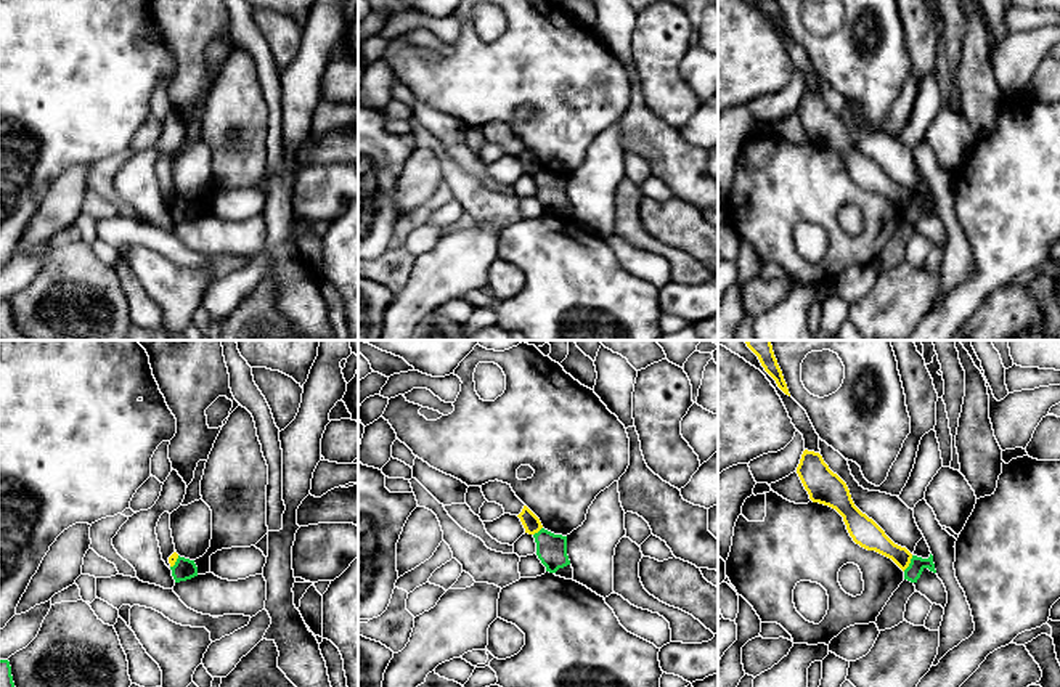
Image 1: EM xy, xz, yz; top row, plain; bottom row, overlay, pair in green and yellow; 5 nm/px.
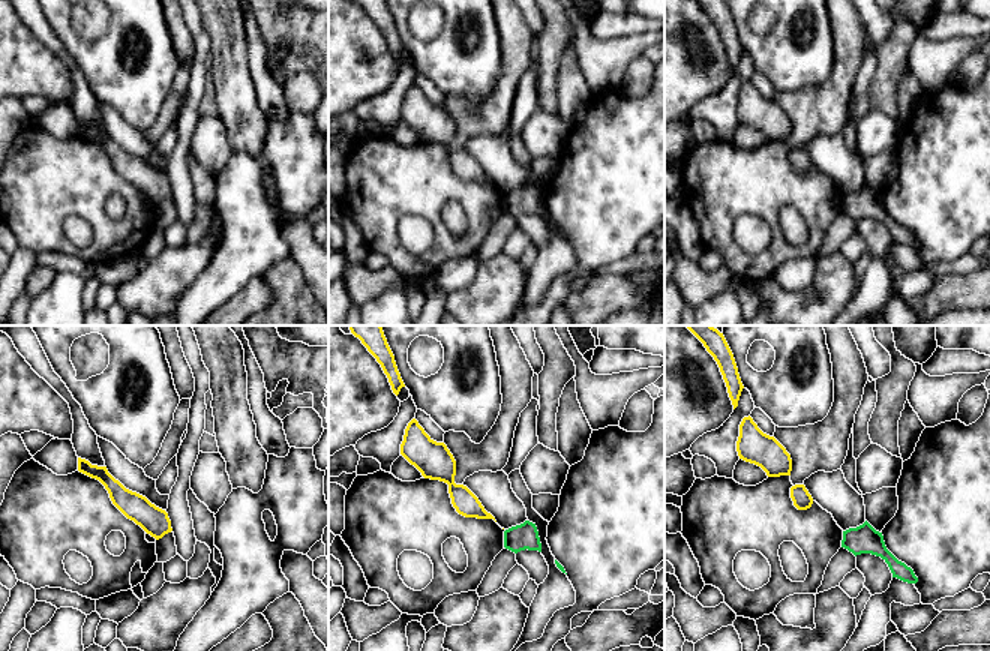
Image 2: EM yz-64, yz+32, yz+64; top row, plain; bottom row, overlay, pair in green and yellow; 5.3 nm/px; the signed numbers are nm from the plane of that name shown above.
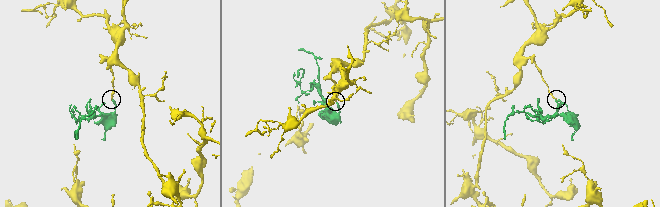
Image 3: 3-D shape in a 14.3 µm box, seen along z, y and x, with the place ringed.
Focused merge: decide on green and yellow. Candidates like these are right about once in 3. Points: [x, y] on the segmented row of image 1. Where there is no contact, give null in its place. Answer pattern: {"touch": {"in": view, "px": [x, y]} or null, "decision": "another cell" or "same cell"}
{"touch": {"in": "yz", "px": [909, 564]}, "decision": "another cell"}

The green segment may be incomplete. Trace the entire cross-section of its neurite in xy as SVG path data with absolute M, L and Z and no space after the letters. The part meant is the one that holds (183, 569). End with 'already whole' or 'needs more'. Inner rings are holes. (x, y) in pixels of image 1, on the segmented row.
M178 555L175 565L170 567L170 570L172 570L172 576L173 576L175 583L186 581L186 579L198 576L198 567L196 567L194 560L190 560L190 559L185 559L180 555Z; already whole

